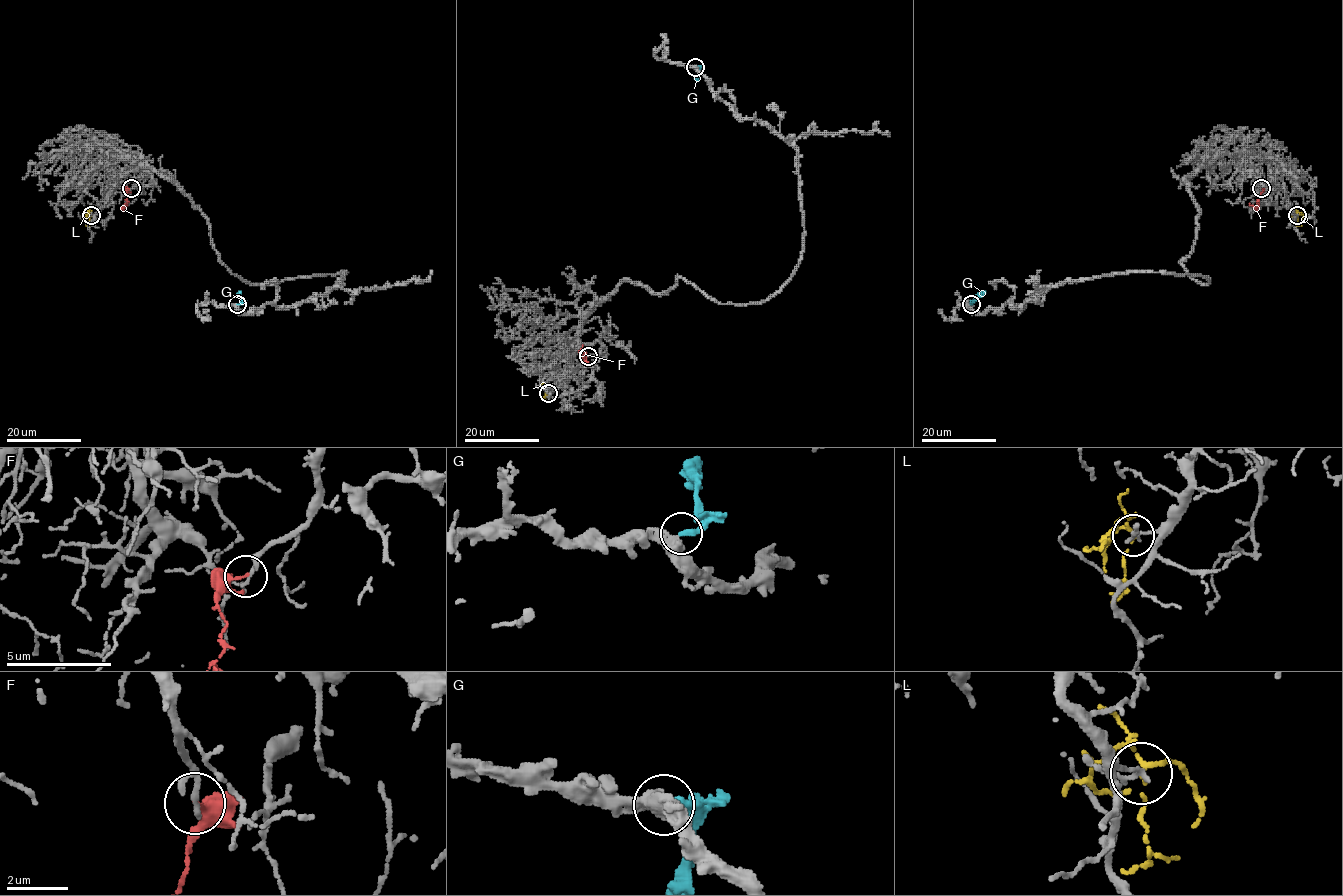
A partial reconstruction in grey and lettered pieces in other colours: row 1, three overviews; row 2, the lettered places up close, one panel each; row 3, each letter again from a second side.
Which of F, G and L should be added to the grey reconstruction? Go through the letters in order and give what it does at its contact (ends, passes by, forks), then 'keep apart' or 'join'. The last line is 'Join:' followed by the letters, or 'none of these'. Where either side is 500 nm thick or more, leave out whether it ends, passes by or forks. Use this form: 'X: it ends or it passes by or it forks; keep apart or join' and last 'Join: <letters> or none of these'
F: it ends; keep apart
G: it ends; join
L: it forks; keep apart
Join: G

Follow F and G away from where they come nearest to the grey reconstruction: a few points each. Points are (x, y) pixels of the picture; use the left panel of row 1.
F: (131, 188), (126, 192), (127, 201), (123, 207), (125, 205)
G: (237, 304), (240, 301), (238, 291)

